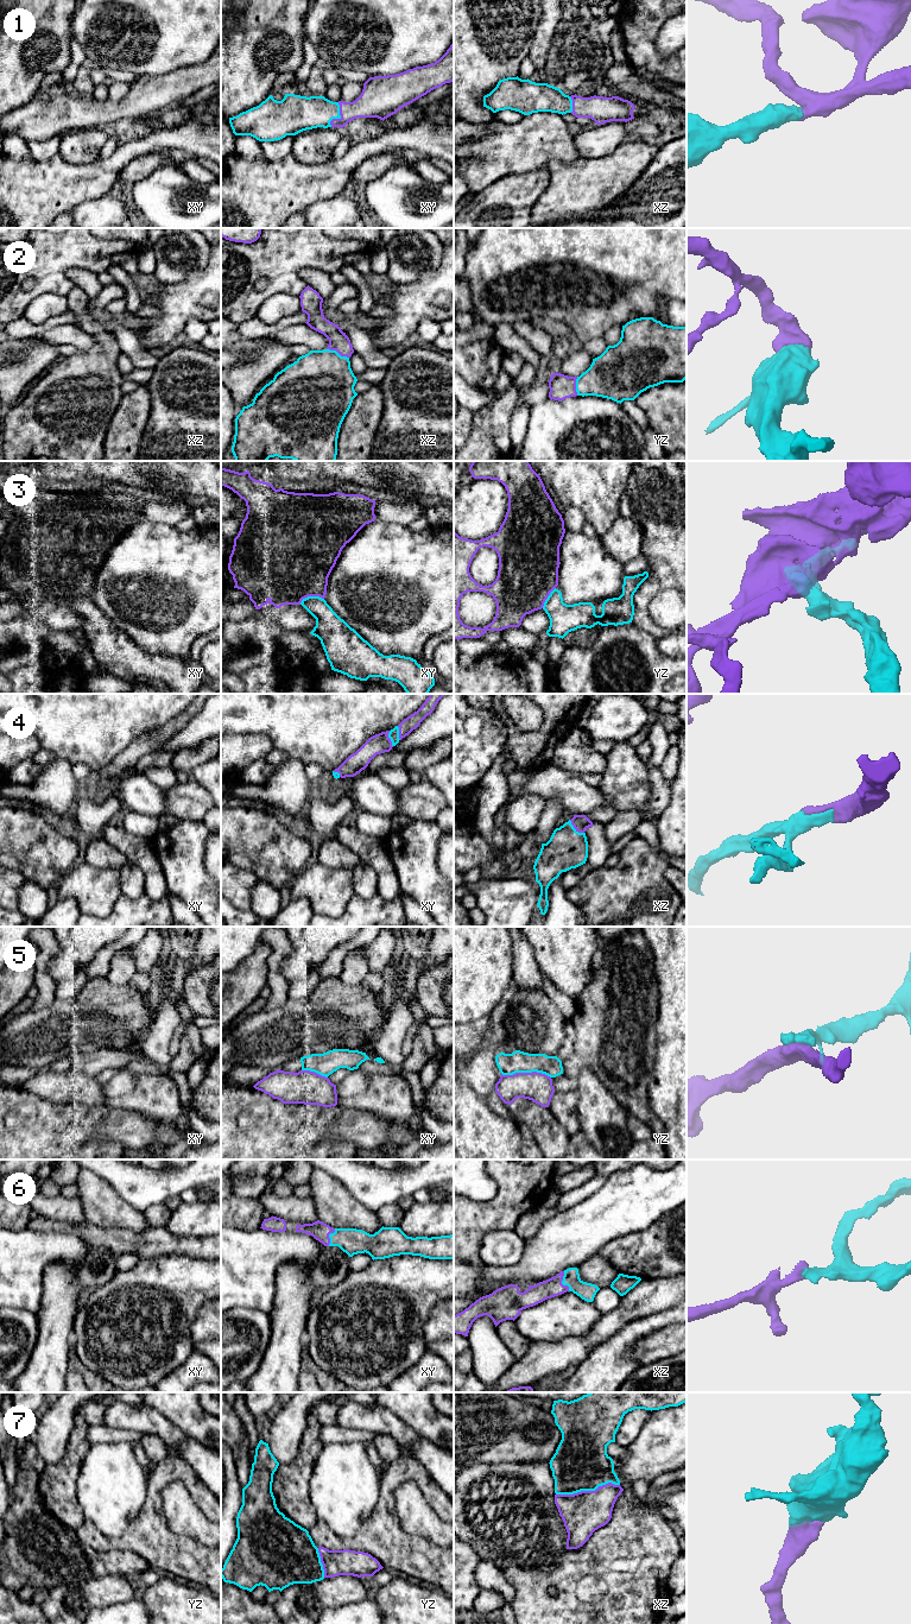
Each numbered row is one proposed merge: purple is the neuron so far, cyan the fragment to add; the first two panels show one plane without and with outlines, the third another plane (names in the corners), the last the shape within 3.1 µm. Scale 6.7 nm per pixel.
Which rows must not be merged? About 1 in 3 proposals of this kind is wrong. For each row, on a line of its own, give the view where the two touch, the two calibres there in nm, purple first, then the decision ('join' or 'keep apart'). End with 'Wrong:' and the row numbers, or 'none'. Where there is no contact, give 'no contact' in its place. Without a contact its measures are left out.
1: xy | 220/220 nm | join
2: xz | 140/460 nm | join
3: xy | 500/190 nm | keep apart
4: xz | 110/280 nm | join
5: yz | 190/150 nm | keep apart
6: xz | 130/120 nm | join
7: xz | 280/380 nm | join
Wrong: 3, 5

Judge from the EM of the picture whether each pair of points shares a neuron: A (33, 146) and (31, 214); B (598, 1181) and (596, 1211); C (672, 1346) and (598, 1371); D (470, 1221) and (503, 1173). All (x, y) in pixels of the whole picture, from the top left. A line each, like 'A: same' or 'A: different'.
A: different
B: different
C: different
D: same

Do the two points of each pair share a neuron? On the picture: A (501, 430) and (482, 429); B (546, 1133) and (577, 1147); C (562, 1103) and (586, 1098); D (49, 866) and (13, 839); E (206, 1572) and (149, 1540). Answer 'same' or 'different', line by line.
A: different
B: different
C: different
D: same
E: same

